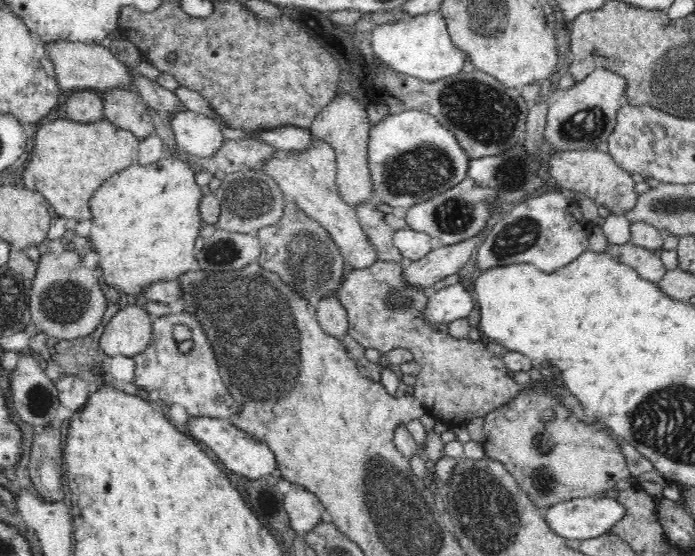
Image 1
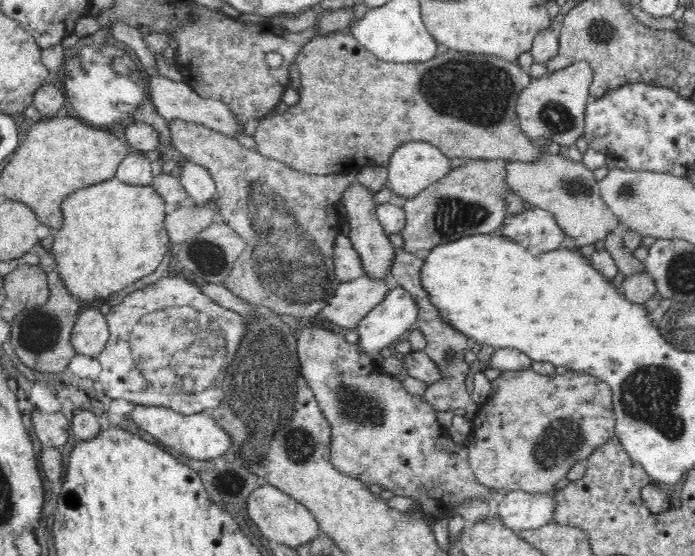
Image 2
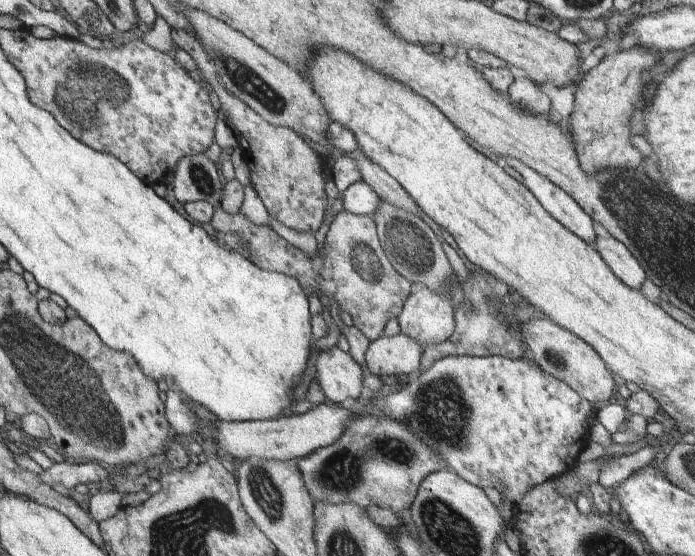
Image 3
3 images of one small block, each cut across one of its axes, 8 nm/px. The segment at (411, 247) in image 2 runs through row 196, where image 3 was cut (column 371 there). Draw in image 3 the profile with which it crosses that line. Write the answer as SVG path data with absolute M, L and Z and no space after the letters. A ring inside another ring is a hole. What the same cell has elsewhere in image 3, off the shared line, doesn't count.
M384 413L354 415L349 420L347 429L336 442L302 457L296 464L298 464L304 484L307 485L317 507L323 504L354 503L366 508L366 506L374 504L380 508L390 508L398 515L404 508L411 508L411 504L415 502L416 495L419 492L419 487L422 486L423 480L428 475L447 468L441 454L432 448L425 438L421 439L410 429L409 425Z

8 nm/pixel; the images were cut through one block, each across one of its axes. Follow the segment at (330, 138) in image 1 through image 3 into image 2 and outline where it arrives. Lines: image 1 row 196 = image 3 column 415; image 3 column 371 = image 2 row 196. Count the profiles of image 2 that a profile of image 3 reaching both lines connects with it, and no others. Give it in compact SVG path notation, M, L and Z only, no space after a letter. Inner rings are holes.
M354 180L354 183L344 190L342 199L346 209L347 221L350 224L350 232L348 232L347 238L352 243L352 249L360 255L364 275L372 279L383 280L390 277L397 250L378 221L374 209L376 203L373 201L373 195L373 191Z

